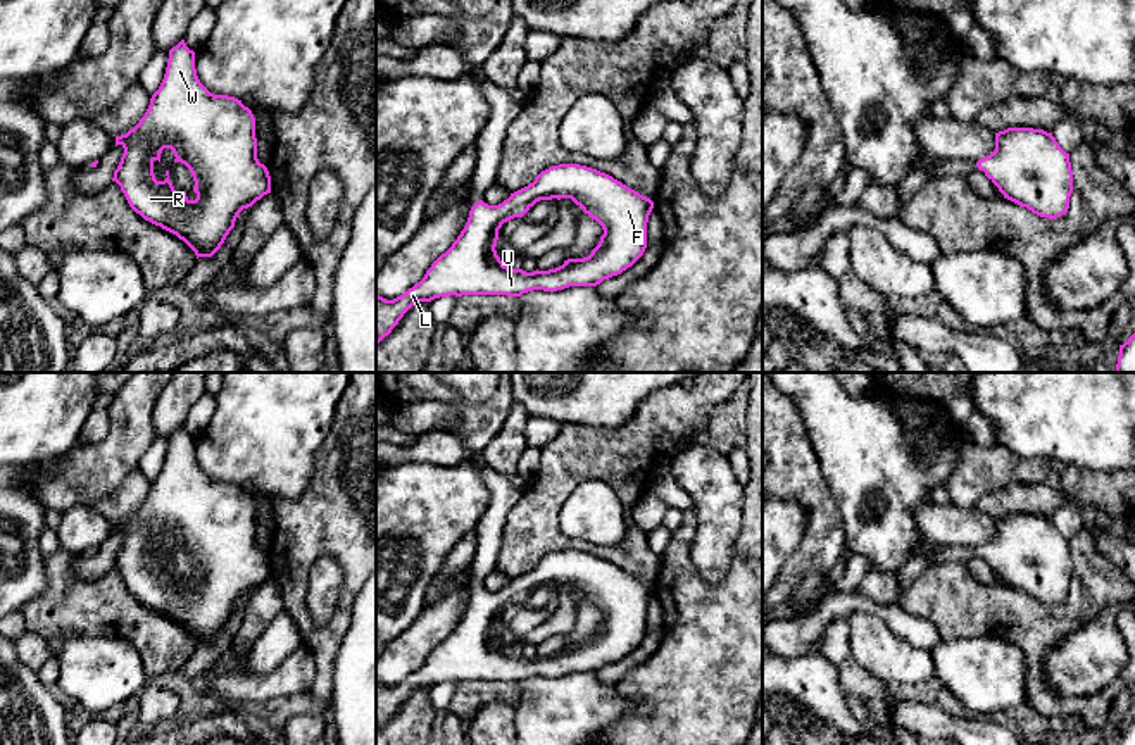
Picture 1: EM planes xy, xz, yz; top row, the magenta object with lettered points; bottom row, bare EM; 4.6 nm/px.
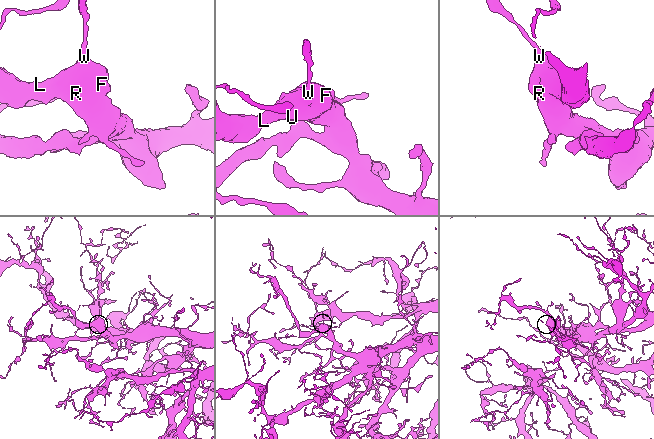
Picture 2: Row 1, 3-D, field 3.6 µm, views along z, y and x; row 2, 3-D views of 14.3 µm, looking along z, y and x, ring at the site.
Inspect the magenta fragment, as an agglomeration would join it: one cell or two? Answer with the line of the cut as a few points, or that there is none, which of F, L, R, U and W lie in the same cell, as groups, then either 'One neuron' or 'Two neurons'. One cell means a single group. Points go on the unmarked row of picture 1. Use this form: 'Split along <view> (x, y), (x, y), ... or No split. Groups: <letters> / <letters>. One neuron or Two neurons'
No split. Groups: F L R U W. One neuron

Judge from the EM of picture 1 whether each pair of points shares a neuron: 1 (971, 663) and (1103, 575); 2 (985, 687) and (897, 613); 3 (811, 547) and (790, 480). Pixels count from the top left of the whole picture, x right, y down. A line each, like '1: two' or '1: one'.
1: two
2: two
3: one

